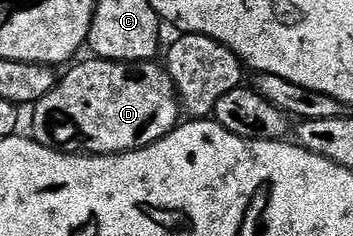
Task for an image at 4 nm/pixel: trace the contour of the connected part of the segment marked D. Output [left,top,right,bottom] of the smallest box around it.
[32,59,183,156]

